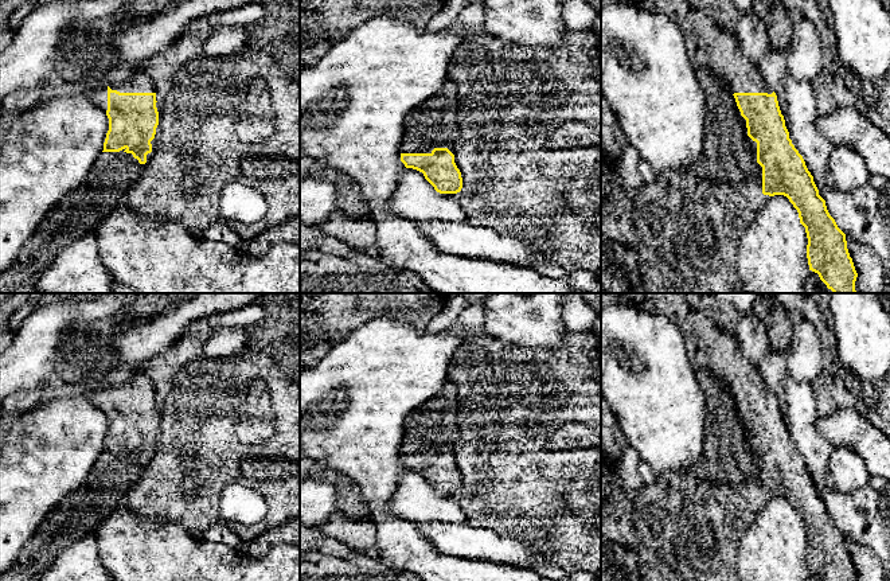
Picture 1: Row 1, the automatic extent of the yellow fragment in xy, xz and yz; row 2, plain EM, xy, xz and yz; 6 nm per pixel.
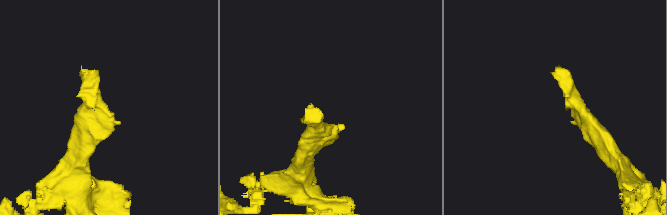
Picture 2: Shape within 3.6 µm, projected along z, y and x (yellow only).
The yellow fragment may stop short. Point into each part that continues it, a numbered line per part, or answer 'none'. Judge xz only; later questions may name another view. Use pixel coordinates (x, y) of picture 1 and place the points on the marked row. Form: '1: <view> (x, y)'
none

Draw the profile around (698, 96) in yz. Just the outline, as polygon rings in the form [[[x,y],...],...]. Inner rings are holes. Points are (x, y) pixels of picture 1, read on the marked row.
[[[613,1],[601,5],[601,94],[639,156],[656,173],[694,163],[706,122],[706,95],[680,28],[664,13]]]

